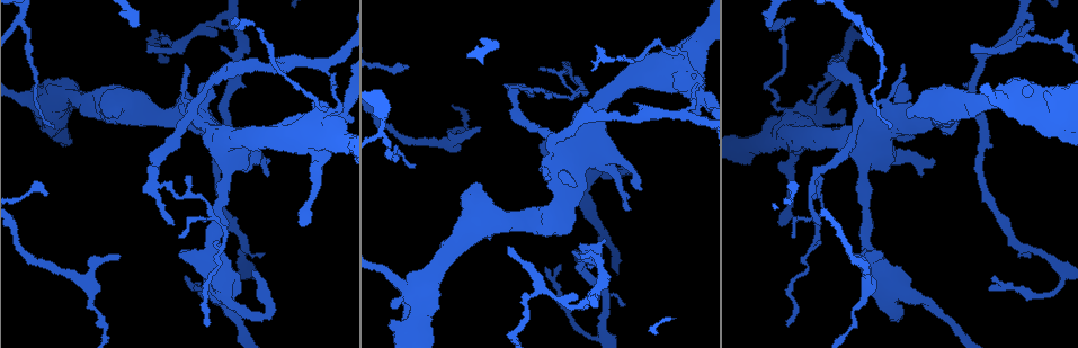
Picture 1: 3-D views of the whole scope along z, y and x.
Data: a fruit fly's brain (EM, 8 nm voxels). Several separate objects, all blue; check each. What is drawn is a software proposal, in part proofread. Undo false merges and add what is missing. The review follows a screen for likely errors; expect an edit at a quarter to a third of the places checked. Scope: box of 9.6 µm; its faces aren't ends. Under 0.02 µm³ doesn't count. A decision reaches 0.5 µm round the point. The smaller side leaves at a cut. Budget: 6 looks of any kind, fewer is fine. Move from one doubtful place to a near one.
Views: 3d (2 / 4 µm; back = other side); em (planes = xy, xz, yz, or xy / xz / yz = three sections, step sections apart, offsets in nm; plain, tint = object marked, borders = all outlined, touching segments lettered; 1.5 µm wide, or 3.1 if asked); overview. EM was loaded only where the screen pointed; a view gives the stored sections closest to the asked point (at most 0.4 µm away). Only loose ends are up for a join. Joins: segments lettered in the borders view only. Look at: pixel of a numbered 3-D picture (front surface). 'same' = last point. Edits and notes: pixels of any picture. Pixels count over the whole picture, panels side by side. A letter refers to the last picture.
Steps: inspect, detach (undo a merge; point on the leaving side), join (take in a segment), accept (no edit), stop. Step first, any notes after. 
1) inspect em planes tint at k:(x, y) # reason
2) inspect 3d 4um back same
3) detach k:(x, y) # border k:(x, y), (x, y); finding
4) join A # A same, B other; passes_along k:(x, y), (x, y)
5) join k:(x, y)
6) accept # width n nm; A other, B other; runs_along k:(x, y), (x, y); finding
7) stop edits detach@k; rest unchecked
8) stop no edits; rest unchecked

inspect em planes borders at 1:(180, 43) # three arms meet

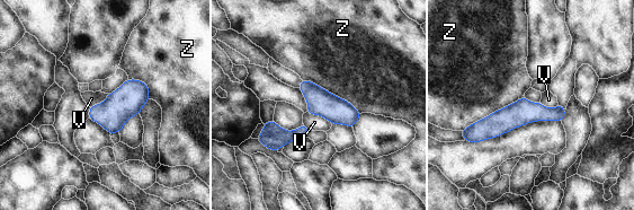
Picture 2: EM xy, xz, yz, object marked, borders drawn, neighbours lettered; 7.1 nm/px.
accept # V other, Z other; border 2:(524, 96), (463, 129); one cell here

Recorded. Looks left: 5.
inspect 3d 4um at 1:(1022, 124) # an open end

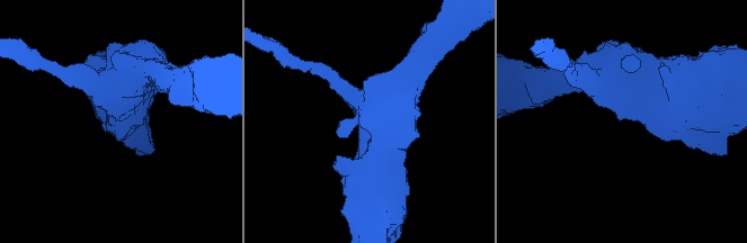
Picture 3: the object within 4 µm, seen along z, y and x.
inspect em planes tint at 3:(620, 120)

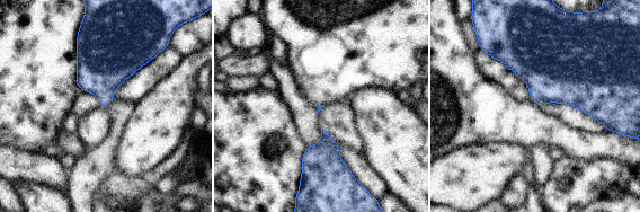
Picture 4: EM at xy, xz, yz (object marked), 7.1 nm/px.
inspect em planes borders same # see the neighbours

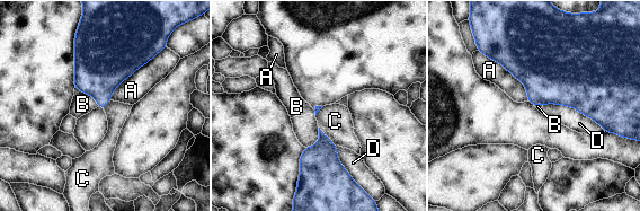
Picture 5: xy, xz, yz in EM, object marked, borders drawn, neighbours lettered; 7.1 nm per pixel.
accept # A other, B other, C other, D other; border 5:(319, 126), (336, 146); no lettered segment goes on from it

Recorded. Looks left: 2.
inspect em planes borders at 1:(914, 139) # free end

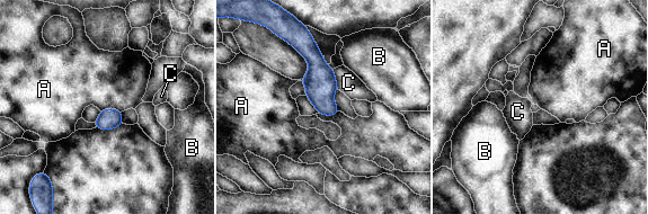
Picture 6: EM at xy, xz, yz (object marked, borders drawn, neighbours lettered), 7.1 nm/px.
accept # A other, B other, C other; border 6:(339, 112), (333, 115), (318, 114); none of them fits

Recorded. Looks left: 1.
stop no edits; rest unchecked

